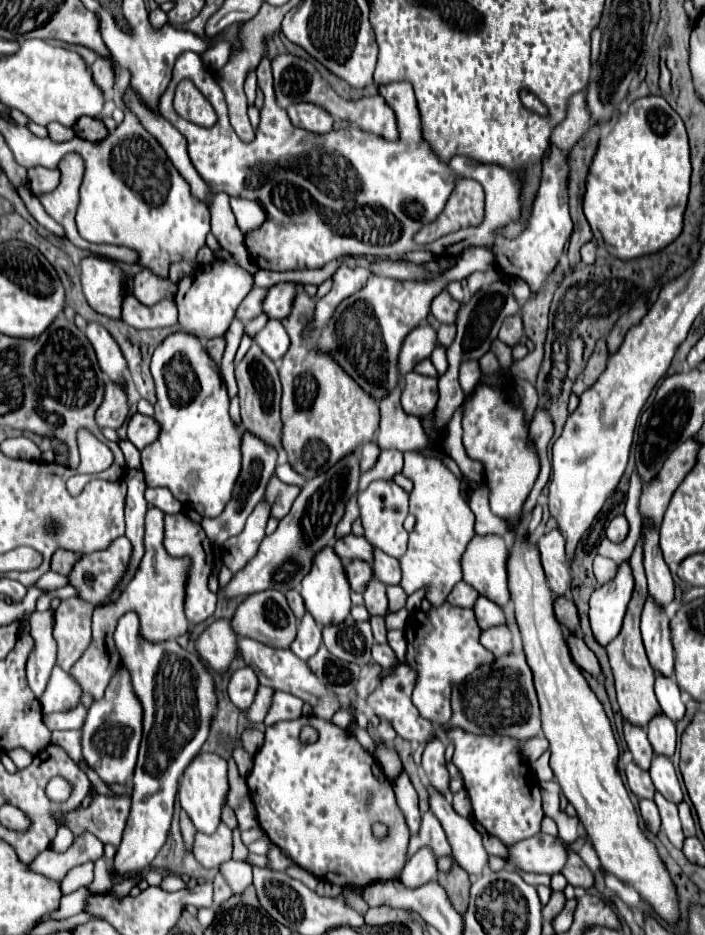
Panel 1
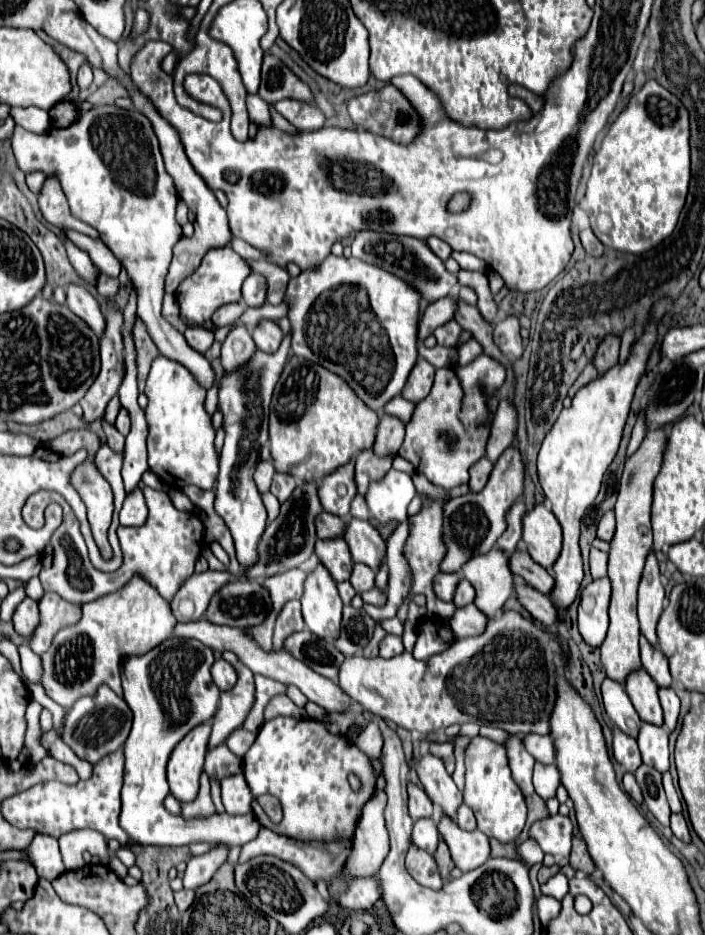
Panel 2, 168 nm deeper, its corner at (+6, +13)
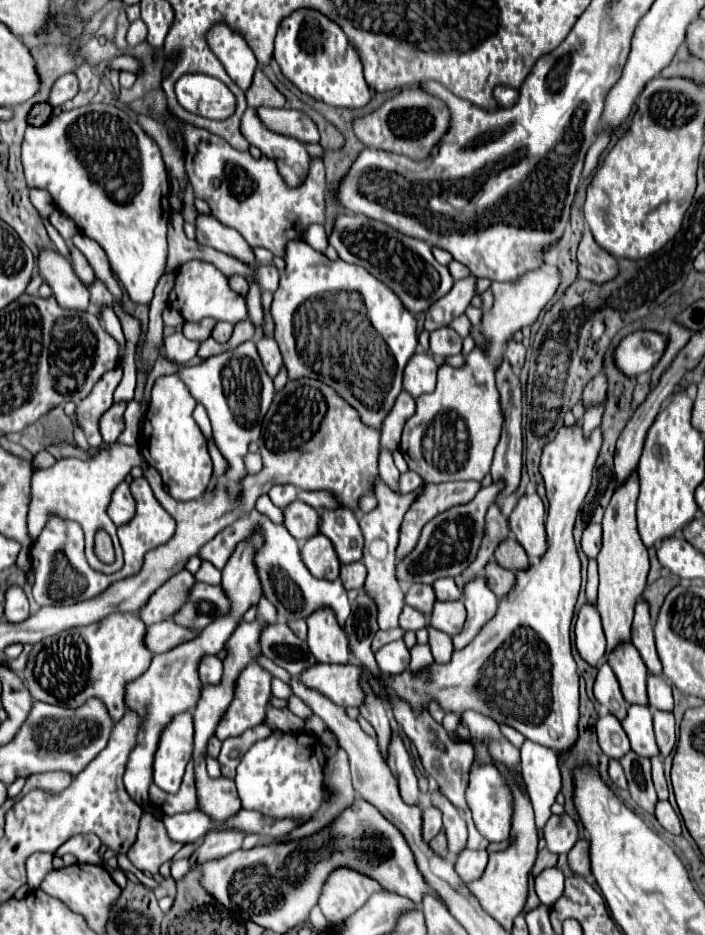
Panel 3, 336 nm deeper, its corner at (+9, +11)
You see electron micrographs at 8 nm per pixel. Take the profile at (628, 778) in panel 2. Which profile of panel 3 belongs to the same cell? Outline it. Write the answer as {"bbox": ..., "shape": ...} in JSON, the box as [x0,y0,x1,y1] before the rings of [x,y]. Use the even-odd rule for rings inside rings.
{"bbox":[609,759,627,789],"shape":[[[615,759],[609,761],[609,777],[611,777],[611,781],[613,781],[617,787],[627,789],[627,781],[625,781],[625,775],[623,775],[623,769],[621,769],[621,763],[615,761]]]}

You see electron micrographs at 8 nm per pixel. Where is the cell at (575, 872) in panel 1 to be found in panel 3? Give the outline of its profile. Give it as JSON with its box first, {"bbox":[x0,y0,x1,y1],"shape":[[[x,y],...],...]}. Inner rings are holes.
{"bbox":[569,839,591,877],"shape":[[[581,839],[577,845],[569,851],[569,867],[573,873],[589,877],[591,875],[591,861],[589,861],[589,841]]]}

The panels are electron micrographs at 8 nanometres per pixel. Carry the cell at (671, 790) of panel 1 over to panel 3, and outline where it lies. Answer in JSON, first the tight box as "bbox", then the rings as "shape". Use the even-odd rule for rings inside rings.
{"bbox":[621,705,659,757],"shape":[[[629,705],[627,717],[621,721],[621,725],[631,741],[631,749],[637,755],[643,755],[643,757],[659,755],[655,735],[653,735],[653,717],[649,707]]]}

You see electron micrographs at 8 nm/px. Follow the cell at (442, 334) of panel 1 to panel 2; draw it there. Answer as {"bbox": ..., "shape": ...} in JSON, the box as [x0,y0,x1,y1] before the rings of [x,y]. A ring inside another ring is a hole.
{"bbox":[434,321,462,347],"shape":[[[448,321],[444,325],[440,325],[434,335],[438,339],[438,345],[446,345],[446,347],[454,347],[456,341],[458,341],[458,335],[460,335],[462,327],[456,323],[456,321]]]}

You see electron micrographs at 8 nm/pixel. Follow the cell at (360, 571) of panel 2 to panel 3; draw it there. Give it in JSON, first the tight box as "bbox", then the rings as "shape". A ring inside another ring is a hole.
{"bbox":[339,561,367,589],"shape":[[[361,561],[349,563],[349,565],[341,565],[339,579],[345,585],[345,589],[363,589],[365,577],[367,577],[367,571],[365,571],[365,565]]]}

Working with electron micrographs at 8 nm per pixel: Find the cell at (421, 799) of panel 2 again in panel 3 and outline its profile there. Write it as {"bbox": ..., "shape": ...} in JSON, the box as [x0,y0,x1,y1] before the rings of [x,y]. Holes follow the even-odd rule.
{"bbox":[387,733,419,803],"shape":[[[393,733],[393,741],[389,743],[389,759],[387,759],[389,769],[393,771],[393,775],[399,779],[399,787],[401,787],[401,797],[407,803],[417,803],[417,795],[419,795],[419,787],[417,787],[417,777],[411,765],[411,757],[401,741],[401,737],[397,733]]]}

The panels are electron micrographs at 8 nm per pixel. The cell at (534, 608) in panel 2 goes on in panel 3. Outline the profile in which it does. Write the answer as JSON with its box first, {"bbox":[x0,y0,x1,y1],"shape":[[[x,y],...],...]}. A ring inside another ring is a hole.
{"bbox":[485,561,515,597],"shape":[[[489,561],[485,565],[485,581],[487,581],[489,589],[495,595],[501,597],[501,595],[509,593],[509,589],[513,589],[513,585],[515,585],[515,573],[507,571],[507,569],[501,569],[495,561]]]}

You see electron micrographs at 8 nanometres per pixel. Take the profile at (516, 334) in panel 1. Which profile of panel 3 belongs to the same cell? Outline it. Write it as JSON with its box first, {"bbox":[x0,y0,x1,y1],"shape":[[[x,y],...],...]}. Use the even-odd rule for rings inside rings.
{"bbox":[505,341,525,375],"shape":[[[509,341],[507,343],[507,349],[505,349],[505,359],[511,363],[513,371],[519,375],[521,373],[521,367],[525,363],[525,347],[521,343]]]}

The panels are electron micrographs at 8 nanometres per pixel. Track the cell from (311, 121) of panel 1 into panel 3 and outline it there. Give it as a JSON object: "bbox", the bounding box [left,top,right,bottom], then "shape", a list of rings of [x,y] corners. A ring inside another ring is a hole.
{"bbox":[257,109,319,143],"shape":[[[257,109],[259,121],[269,127],[273,133],[283,133],[295,137],[301,143],[319,143],[319,131],[315,123],[301,111],[295,109]]]}

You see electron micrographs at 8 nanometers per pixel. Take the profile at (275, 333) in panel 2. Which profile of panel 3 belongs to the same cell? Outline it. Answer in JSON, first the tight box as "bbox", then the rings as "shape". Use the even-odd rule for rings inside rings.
{"bbox":[257,335,283,379],"shape":[[[267,335],[257,337],[257,351],[261,355],[261,361],[263,361],[263,367],[265,367],[267,375],[271,379],[275,379],[277,373],[281,371],[281,367],[283,367],[283,359],[281,359],[281,353],[279,353],[279,347],[277,347],[275,339],[267,337]]]}

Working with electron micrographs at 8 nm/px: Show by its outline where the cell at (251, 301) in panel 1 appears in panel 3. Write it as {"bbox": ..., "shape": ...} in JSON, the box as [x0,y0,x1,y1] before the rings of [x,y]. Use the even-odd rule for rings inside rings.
{"bbox":[183,319,215,343],"shape":[[[201,319],[197,323],[185,323],[183,325],[183,335],[201,343],[201,341],[205,341],[205,339],[211,337],[213,325],[215,325],[213,319]]]}

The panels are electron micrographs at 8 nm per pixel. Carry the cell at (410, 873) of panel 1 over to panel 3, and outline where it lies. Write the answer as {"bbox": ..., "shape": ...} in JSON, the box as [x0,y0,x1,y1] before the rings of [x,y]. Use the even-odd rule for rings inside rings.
{"bbox":[423,807,443,841],"shape":[[[429,807],[423,811],[423,837],[425,841],[431,841],[443,827],[443,821],[441,821],[441,811],[437,807]]]}

